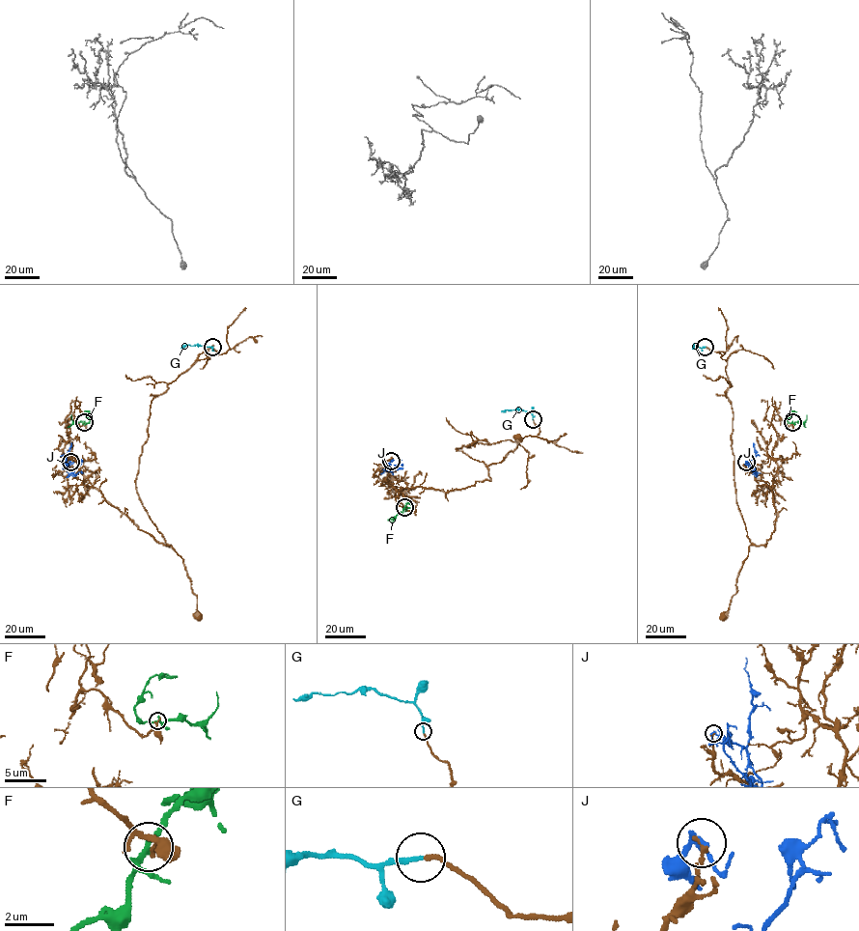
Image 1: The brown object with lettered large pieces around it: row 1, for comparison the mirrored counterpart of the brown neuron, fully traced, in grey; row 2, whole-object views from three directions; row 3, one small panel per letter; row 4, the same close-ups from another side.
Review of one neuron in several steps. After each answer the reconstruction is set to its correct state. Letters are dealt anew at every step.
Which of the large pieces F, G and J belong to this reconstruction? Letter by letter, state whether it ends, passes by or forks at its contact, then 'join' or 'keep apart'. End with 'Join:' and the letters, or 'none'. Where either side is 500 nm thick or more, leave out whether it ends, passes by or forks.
F: it forks | join
G: it ends | join
J: it passes by | keep apart
Join: F, G

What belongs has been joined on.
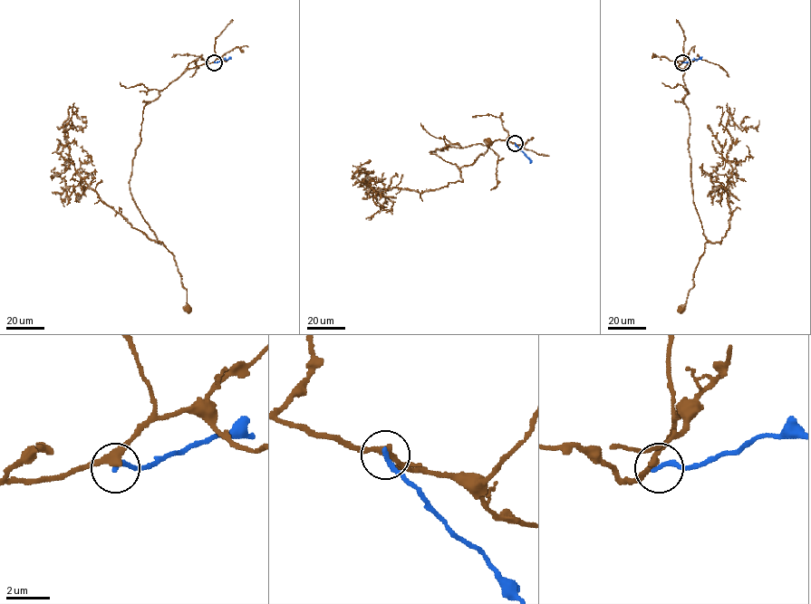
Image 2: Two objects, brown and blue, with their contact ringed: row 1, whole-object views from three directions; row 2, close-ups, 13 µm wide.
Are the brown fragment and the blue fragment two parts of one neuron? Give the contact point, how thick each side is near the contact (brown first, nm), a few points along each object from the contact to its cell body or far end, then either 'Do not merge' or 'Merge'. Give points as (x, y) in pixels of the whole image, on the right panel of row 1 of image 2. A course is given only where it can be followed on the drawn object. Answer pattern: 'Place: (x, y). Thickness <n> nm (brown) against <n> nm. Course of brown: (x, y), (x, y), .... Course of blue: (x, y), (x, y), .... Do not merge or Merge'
Place: (682, 62). Thickness 280 nm (brown) against 240 nm. Course of brown: (683, 62), (679, 65), (688, 91), (683, 102), (690, 120), (692, 201), (708, 241), (681, 310). Course of blue: (683, 62), (702, 57). Do not merge

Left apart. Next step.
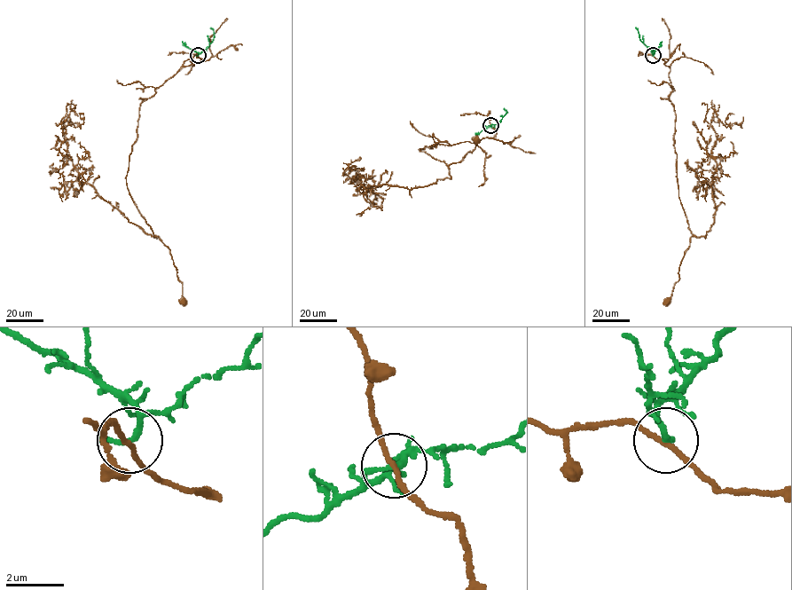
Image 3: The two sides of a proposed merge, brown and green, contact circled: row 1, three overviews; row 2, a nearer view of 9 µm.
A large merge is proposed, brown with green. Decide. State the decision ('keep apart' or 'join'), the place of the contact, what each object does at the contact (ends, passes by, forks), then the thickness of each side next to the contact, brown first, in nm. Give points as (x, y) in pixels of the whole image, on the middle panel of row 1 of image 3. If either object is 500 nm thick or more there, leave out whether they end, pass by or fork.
keep apart | (490, 125) | brown passes by | green passes by | 150/170 nm

